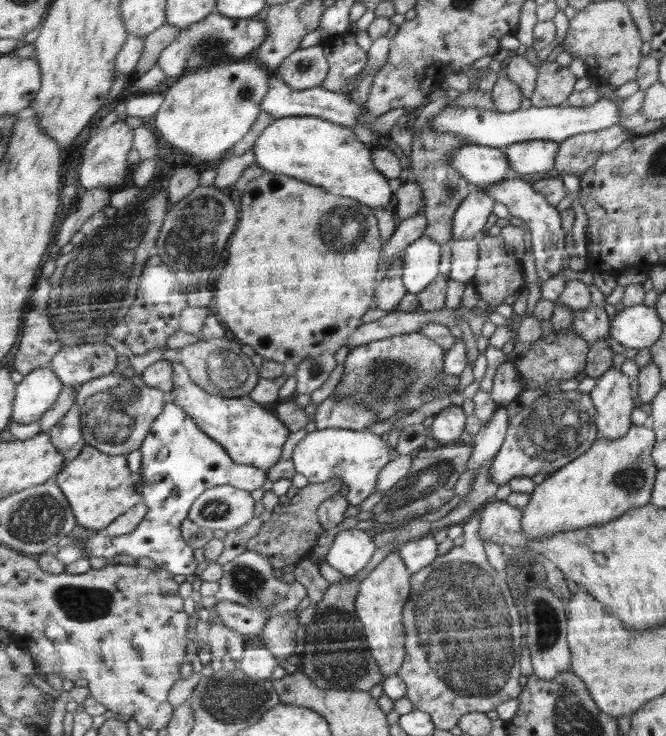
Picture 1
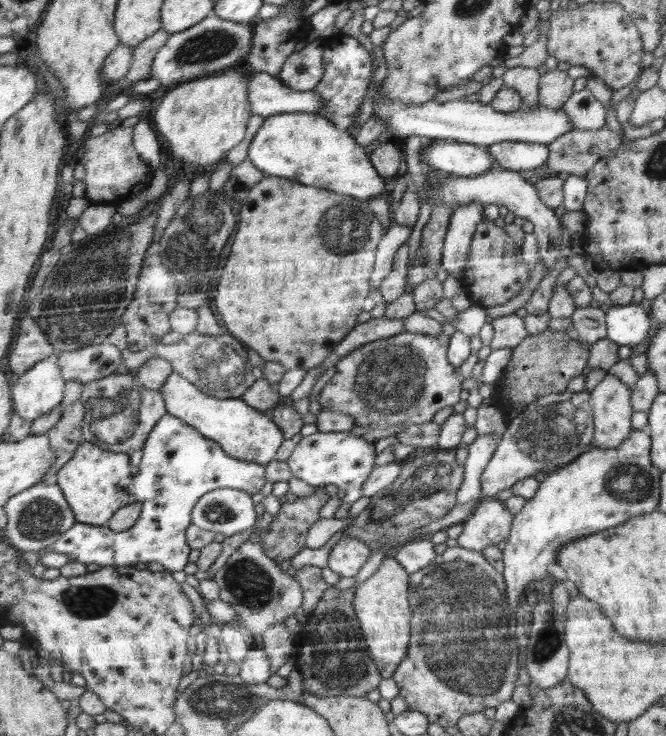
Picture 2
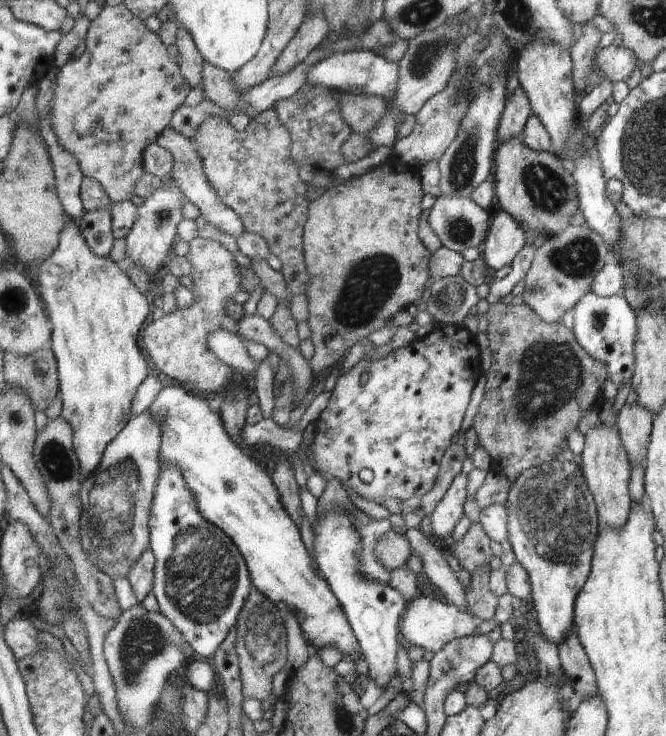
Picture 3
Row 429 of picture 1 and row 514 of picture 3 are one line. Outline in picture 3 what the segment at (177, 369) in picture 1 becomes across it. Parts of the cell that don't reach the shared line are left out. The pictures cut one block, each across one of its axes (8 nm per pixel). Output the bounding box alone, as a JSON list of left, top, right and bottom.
[147,382,362,661]

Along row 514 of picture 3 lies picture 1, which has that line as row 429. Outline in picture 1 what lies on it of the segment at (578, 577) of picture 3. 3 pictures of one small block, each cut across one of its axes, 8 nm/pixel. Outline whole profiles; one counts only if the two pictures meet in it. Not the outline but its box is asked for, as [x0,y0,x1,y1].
[488,390,598,486]

